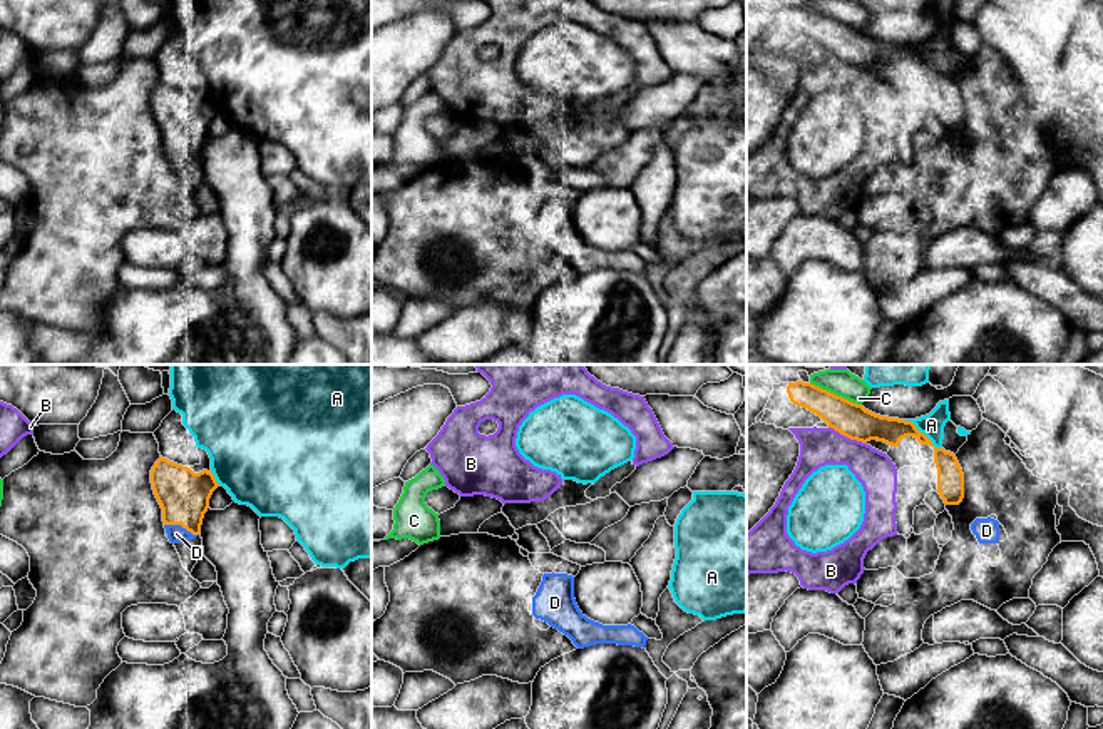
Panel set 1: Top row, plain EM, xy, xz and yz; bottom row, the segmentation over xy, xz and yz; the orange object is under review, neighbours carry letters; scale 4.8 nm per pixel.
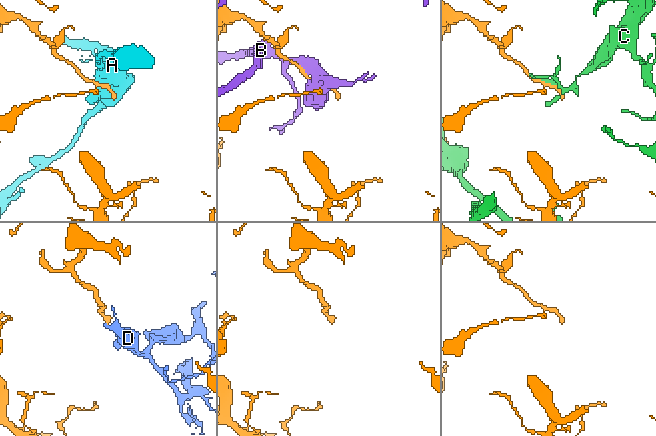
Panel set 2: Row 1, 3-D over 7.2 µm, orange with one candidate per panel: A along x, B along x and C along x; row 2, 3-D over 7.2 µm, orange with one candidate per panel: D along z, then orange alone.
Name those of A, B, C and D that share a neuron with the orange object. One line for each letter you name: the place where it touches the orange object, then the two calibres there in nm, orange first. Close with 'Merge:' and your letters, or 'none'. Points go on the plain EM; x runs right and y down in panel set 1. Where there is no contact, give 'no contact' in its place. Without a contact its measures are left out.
D: meets orange in xy at (181, 151); 240 nm thick on the orange side, 90 nm on the other
Merge: D

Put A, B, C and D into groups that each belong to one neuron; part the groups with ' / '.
A / B / C / D

